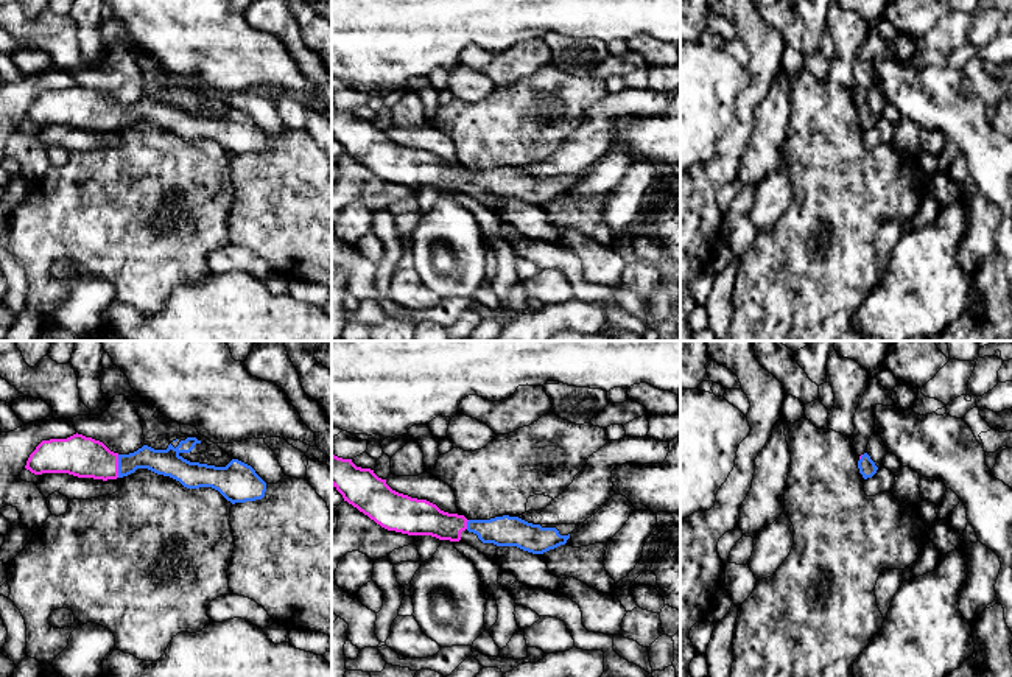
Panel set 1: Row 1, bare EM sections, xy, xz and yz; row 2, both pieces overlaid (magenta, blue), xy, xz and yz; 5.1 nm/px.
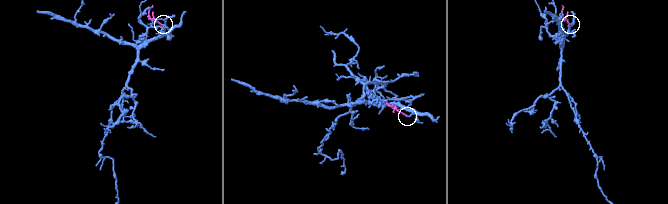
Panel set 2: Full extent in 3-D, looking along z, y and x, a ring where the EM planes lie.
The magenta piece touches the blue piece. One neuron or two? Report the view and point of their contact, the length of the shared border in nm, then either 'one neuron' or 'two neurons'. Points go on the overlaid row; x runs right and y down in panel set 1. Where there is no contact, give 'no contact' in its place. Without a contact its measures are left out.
xy (117, 466) | 120 nm | one neuron

